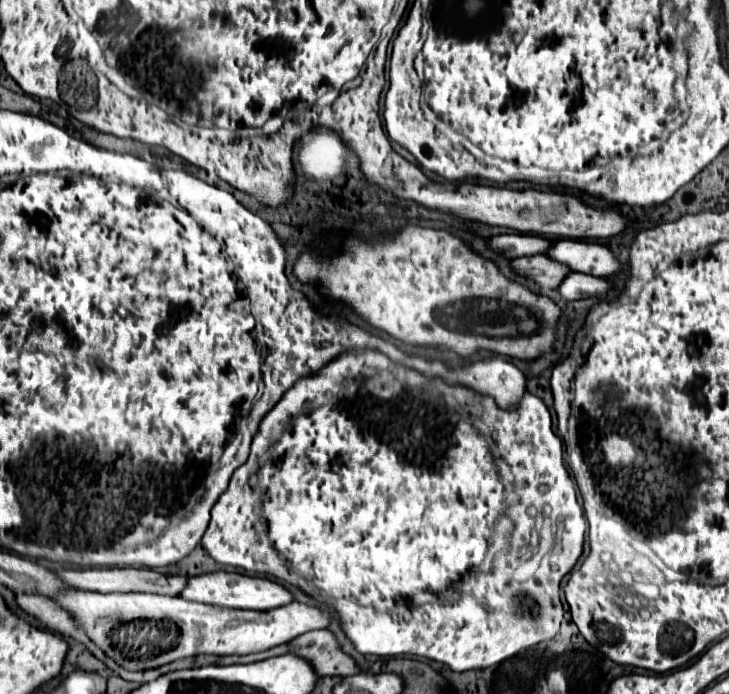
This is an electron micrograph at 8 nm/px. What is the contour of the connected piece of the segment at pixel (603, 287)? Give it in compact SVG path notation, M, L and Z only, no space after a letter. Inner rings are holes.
M570 273L558 287L560 295L568 301L606 295L610 289L612 289L612 283L608 283L608 279L600 279L586 273Z

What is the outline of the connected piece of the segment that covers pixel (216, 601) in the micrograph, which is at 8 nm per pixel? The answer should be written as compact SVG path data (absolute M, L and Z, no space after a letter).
M226 571L206 573L202 577L190 577L188 587L182 591L182 597L190 601L208 603L208 605L218 605L218 607L258 609L258 611L268 611L268 609L276 609L276 607L292 603L292 593L276 581L262 579L262 577L248 577L240 573L226 573Z

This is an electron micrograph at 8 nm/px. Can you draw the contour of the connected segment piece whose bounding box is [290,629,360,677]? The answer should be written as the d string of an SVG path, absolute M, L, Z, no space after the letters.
M328 629L308 631L292 639L290 653L308 659L320 677L324 675L350 677L360 673L360 667L356 665L356 661L340 649L334 633Z

